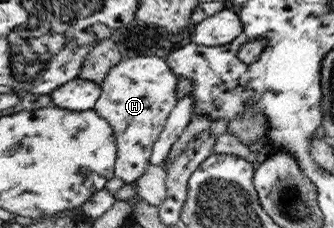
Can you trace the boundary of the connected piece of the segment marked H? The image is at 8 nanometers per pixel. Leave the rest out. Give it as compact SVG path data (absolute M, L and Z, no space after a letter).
M138 56L121 61L106 78L104 94L95 109L116 130L120 150L116 176L126 184L134 184L144 177L151 166L153 148L173 114L173 106L177 104L177 77L168 59Z

